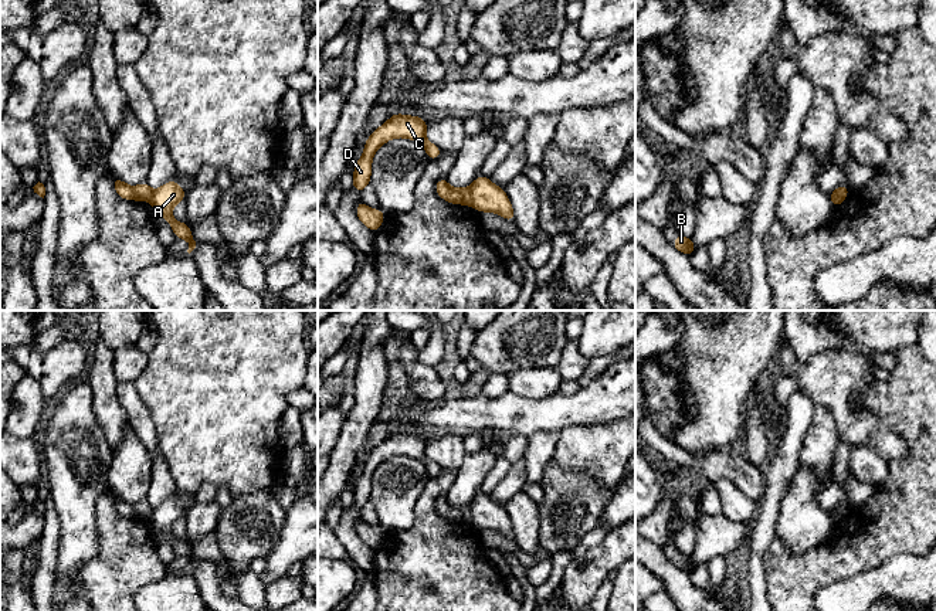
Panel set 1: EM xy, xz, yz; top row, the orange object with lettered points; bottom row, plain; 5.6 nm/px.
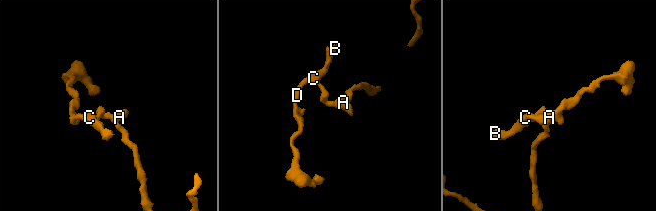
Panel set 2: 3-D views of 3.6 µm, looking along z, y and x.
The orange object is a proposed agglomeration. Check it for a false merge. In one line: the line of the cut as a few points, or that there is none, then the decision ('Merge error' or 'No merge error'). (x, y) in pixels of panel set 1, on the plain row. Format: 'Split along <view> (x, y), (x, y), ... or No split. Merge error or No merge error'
Split along xz (468, 505), (472, 522). Merge error

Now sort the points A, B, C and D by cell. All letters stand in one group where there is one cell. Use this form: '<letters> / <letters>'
A / B C D

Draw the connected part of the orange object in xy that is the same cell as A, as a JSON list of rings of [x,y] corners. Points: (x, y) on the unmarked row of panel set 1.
[[[169,498],[165,503],[152,510],[152,525],[153,529],[162,532],[174,549],[176,556],[183,556],[189,559],[190,571],[196,566],[196,559],[193,557],[191,547],[189,542],[177,540],[172,533],[172,526],[180,519],[184,517],[187,509],[180,506],[176,498]]]

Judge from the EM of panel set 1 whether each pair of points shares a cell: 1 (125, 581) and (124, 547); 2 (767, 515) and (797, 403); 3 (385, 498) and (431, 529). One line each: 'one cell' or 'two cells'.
1: one cell
2: one cell
3: two cells

